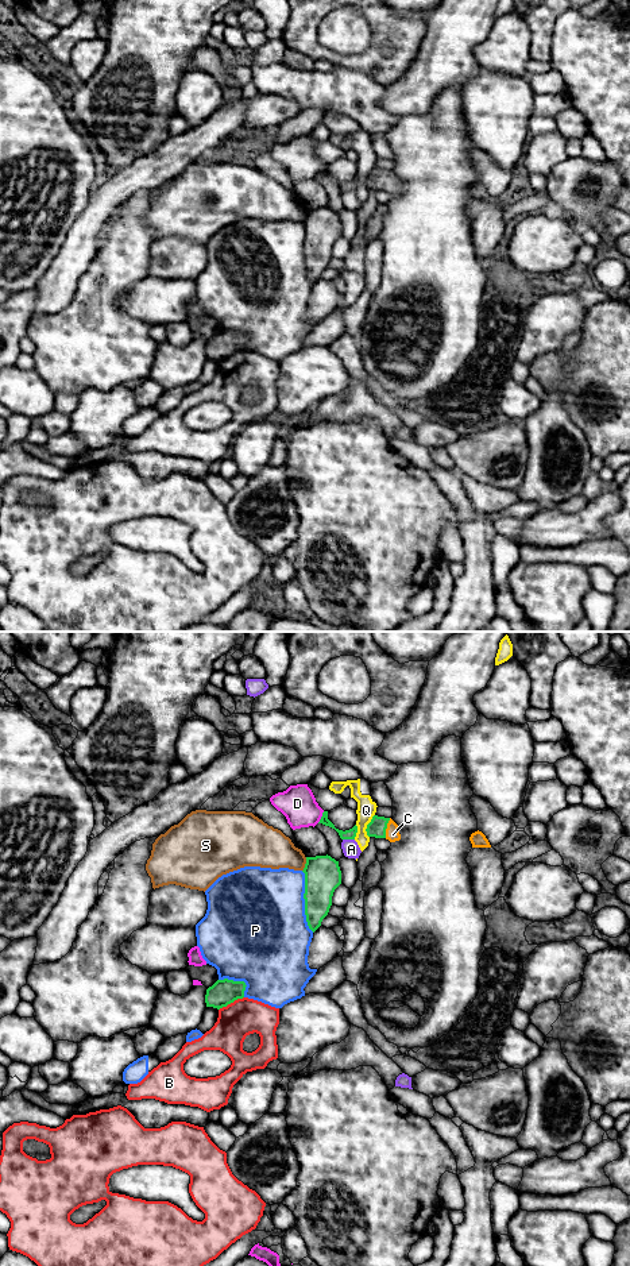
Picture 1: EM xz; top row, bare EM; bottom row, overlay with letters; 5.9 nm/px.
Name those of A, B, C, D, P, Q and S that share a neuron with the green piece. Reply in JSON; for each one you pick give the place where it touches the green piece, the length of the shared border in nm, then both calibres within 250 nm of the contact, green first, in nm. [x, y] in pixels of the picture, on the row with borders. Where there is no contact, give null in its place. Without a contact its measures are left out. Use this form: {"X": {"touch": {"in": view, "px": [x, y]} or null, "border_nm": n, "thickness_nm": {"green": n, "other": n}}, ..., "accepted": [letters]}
{"C": {"touch": {"in": "xz", "px": [386, 828]}, "border_nm": 120, "thickness_nm": {"green": 110, "other": 80}}, "accepted": ["C"]}

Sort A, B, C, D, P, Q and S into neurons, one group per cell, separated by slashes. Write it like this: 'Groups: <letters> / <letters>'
Groups: A / B / C / D / P / Q / S

